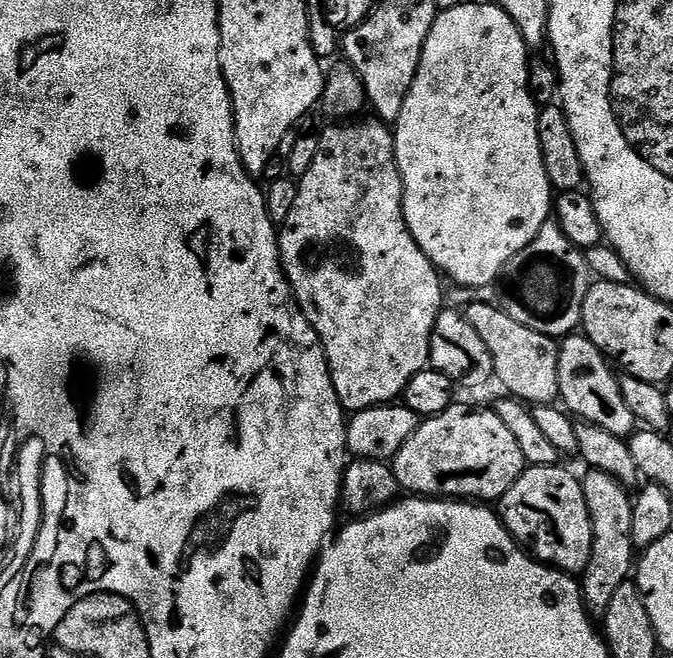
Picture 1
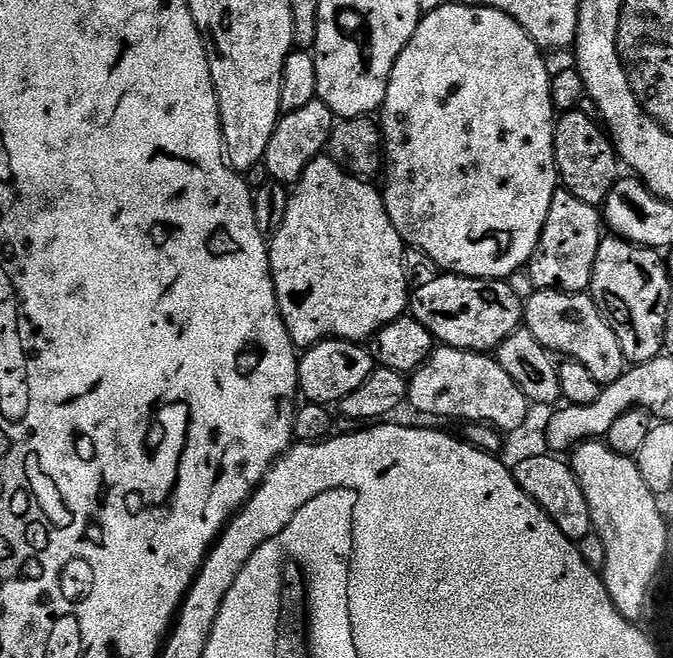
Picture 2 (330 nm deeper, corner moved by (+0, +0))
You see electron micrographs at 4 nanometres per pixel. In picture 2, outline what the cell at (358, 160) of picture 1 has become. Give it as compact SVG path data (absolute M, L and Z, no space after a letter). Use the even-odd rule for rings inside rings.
M321 154L310 162L310 166L306 166L304 177L296 181L294 185L294 191L296 191L296 193L289 198L288 209L285 210L284 216L282 212L282 219L279 221L278 227L274 232L276 237L274 237L273 240L271 237L268 261L272 267L272 281L276 287L276 297L278 298L280 313L284 319L286 330L290 334L292 341L296 343L297 349L310 349L314 347L319 340L334 339L368 342L390 322L401 319L401 317L407 313L404 311L408 308L410 288L408 292L408 272L404 269L404 251L406 251L406 245L403 238L398 234L396 227L390 222L381 189L377 187L377 185L375 188L372 184L375 183L369 182L367 179L359 176L353 176L351 172L344 171L331 156Z

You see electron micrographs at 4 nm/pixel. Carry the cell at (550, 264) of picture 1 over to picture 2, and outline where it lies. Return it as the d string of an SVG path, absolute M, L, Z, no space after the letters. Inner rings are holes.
M558 190L552 199L550 214L540 235L540 244L526 265L526 273L532 279L531 287L546 292L587 293L592 286L594 262L601 239L601 209L574 198L572 192Z

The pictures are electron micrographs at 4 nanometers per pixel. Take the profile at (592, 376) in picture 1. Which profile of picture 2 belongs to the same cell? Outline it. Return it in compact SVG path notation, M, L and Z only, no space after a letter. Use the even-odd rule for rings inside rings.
M536 290L531 293L529 300L525 299L522 304L522 324L529 328L534 338L553 354L561 352L569 361L586 366L586 370L602 386L613 384L626 371L626 361L622 354L622 346L618 342L616 332L607 316L604 315L599 304L592 299L591 295L578 292L546 292Z

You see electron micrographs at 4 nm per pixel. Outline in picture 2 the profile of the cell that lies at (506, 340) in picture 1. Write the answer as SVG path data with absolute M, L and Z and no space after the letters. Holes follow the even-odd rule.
M440 274L437 280L428 280L420 289L415 289L414 296L420 299L422 323L433 341L449 348L457 348L463 352L491 353L499 348L504 340L510 338L522 324L522 300L516 297L511 283L504 280L479 280L473 276L457 276Z

